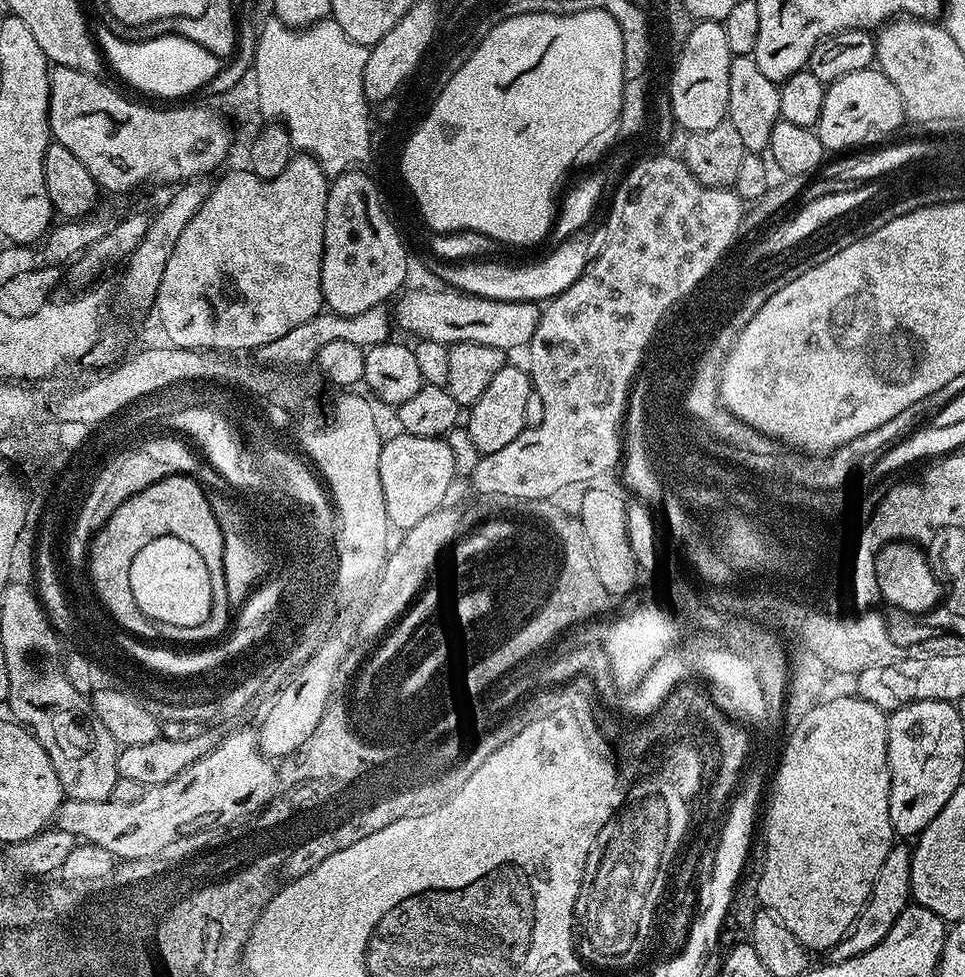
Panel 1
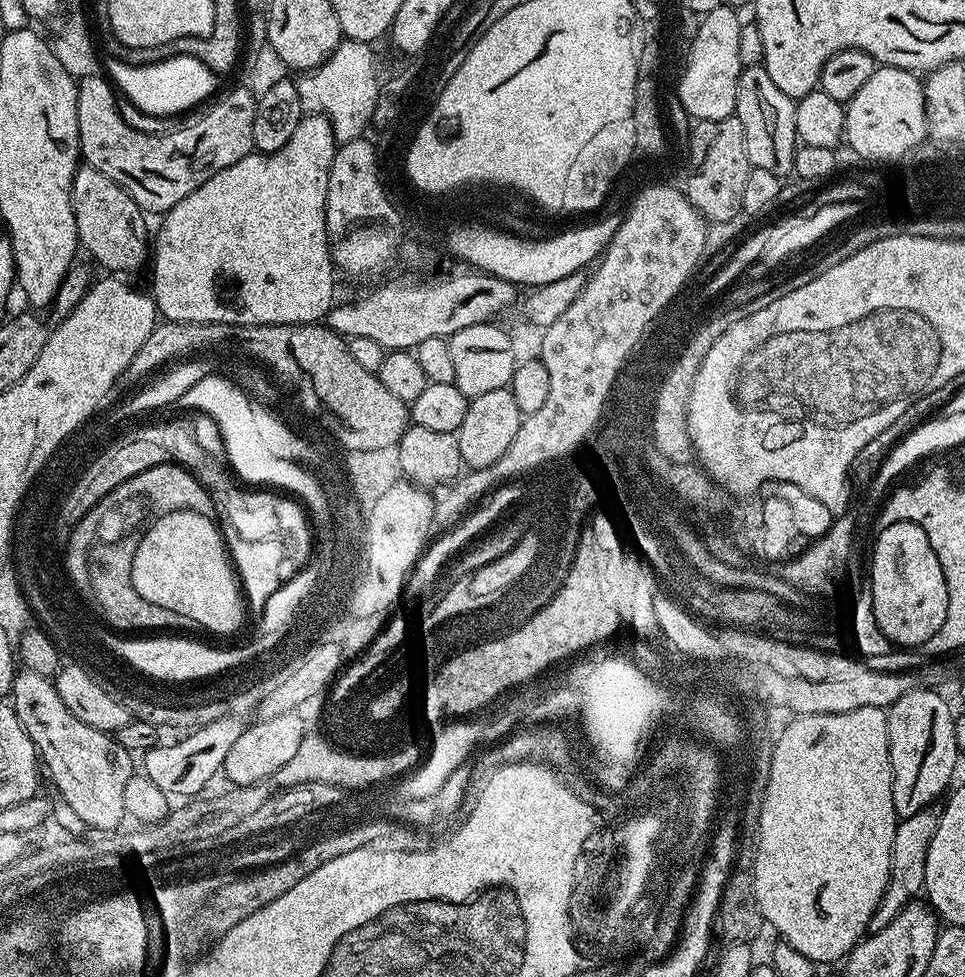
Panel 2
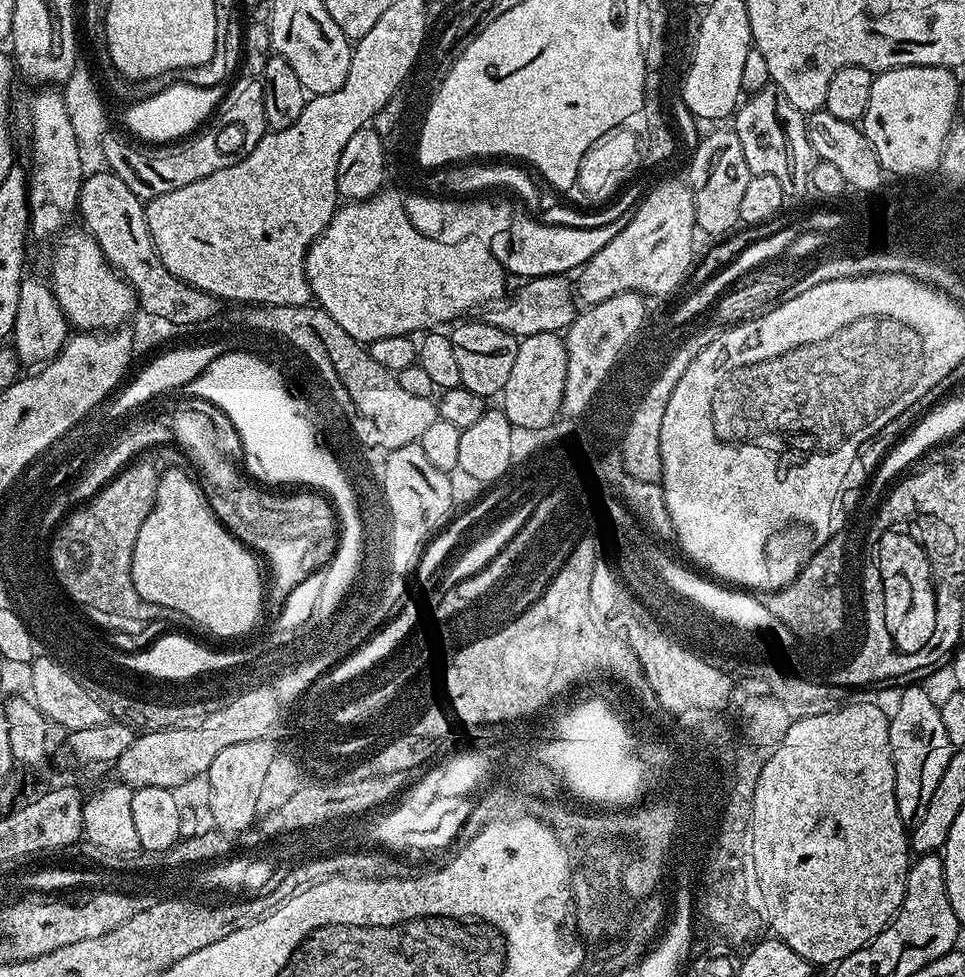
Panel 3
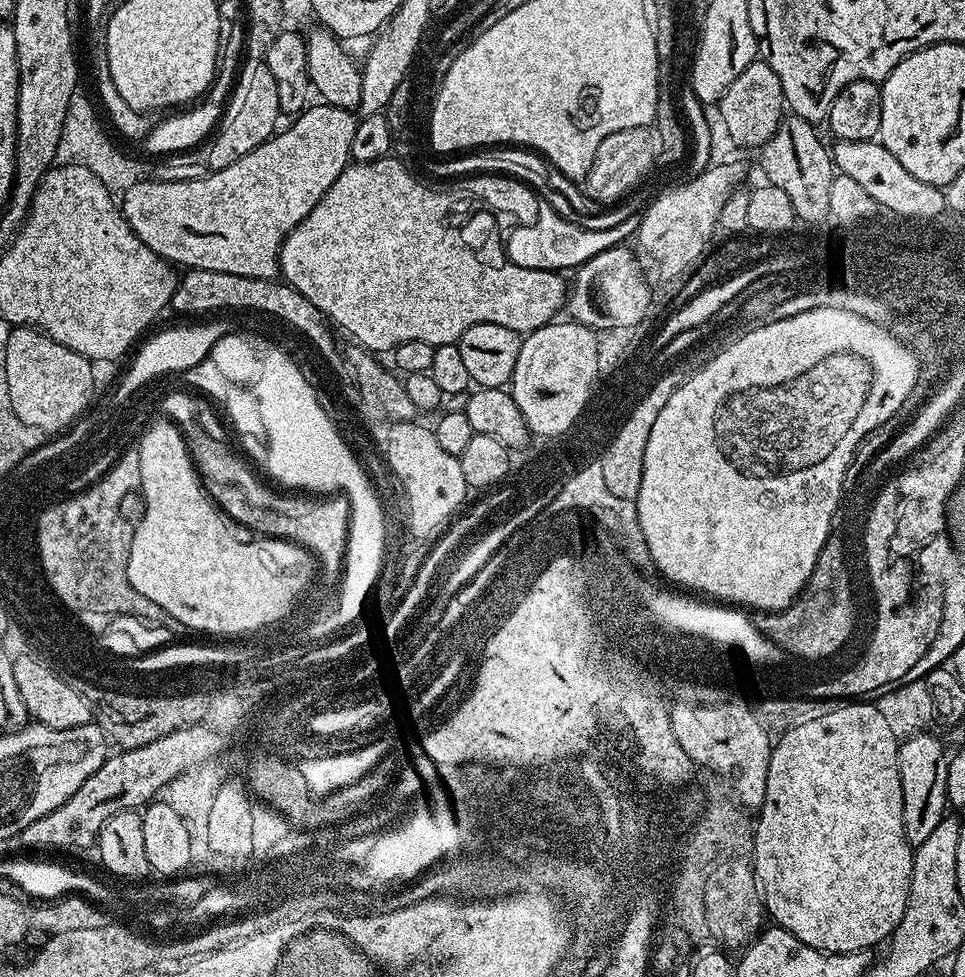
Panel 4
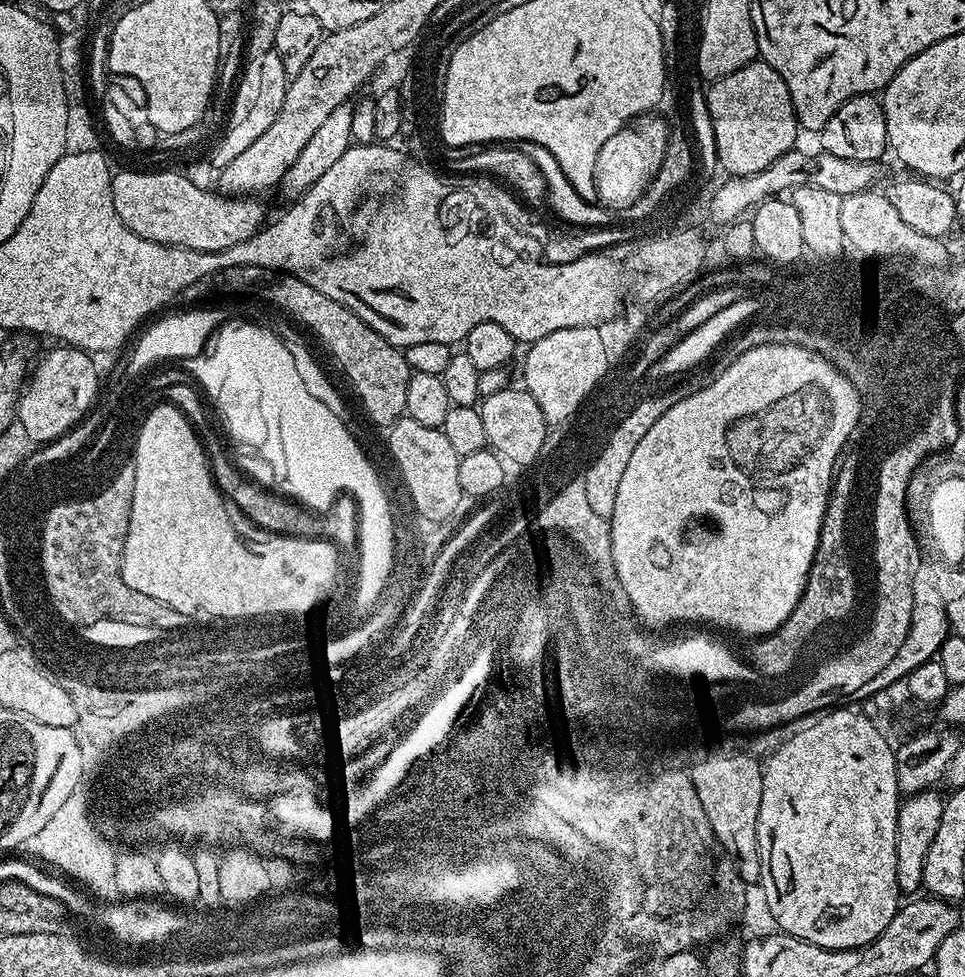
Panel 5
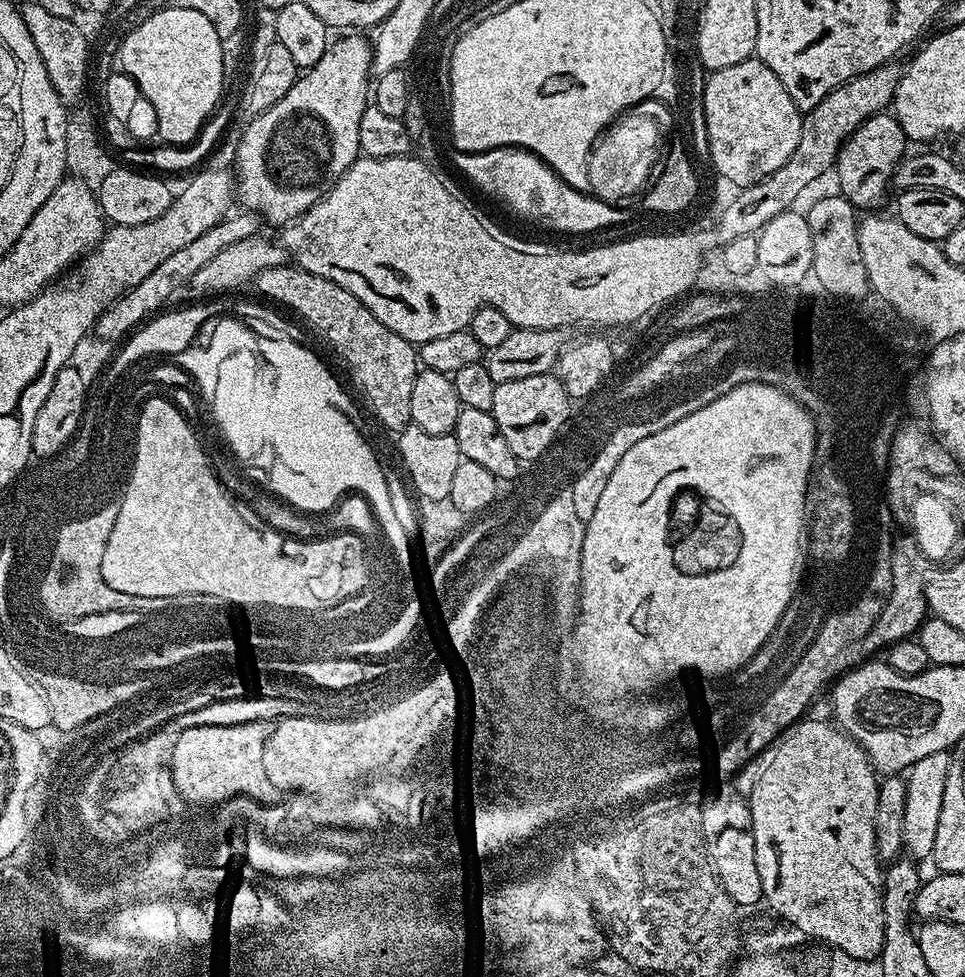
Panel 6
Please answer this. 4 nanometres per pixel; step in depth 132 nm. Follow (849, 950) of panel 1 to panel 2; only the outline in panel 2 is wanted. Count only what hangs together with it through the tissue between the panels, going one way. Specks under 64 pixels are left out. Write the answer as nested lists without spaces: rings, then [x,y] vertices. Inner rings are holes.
[[[931,807],[918,810],[918,814],[905,816],[897,823],[894,830],[894,846],[890,849],[890,882],[886,884],[886,890],[882,894],[882,902],[878,906],[878,910],[874,910],[874,914],[870,918],[868,923],[869,933],[874,933],[886,926],[890,926],[890,922],[894,922],[894,918],[898,918],[901,910],[907,904],[913,903],[923,893],[924,879],[926,878],[926,854],[930,851],[930,842],[934,839],[934,830],[938,830],[939,821],[940,812],[935,807]]]

